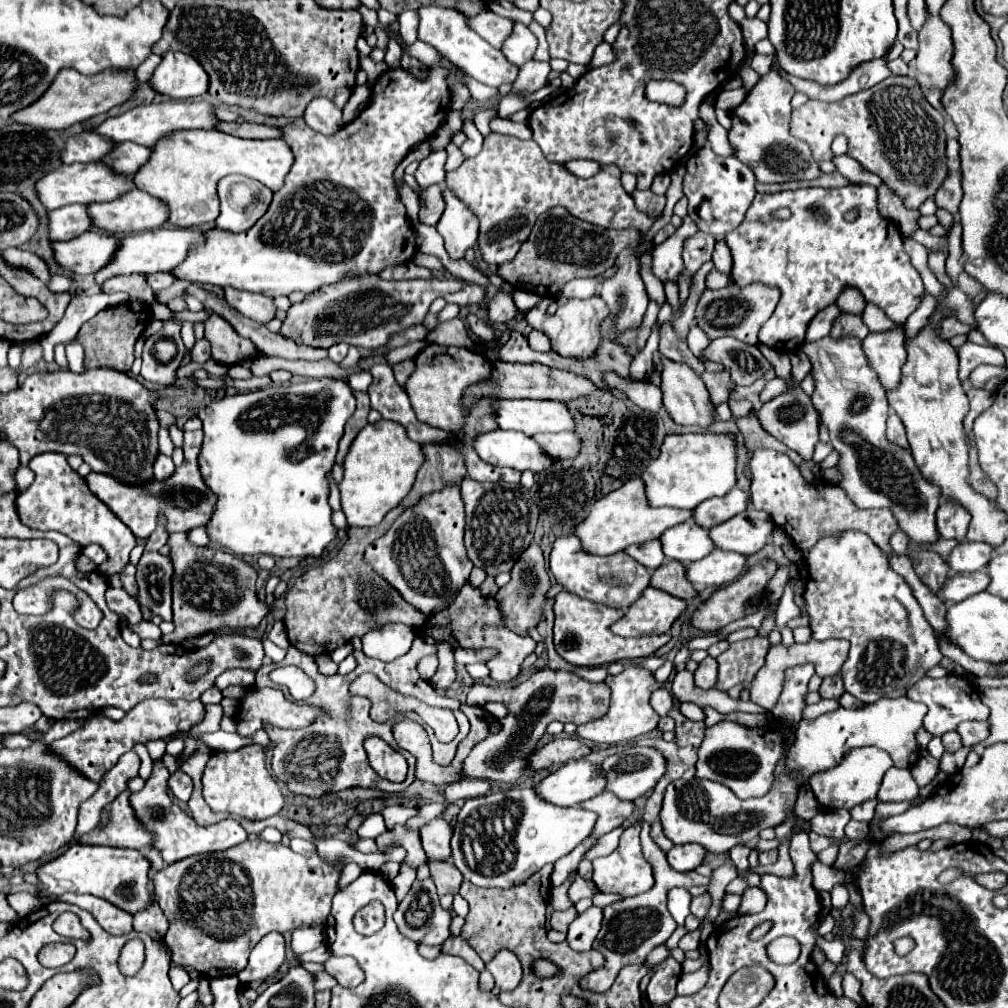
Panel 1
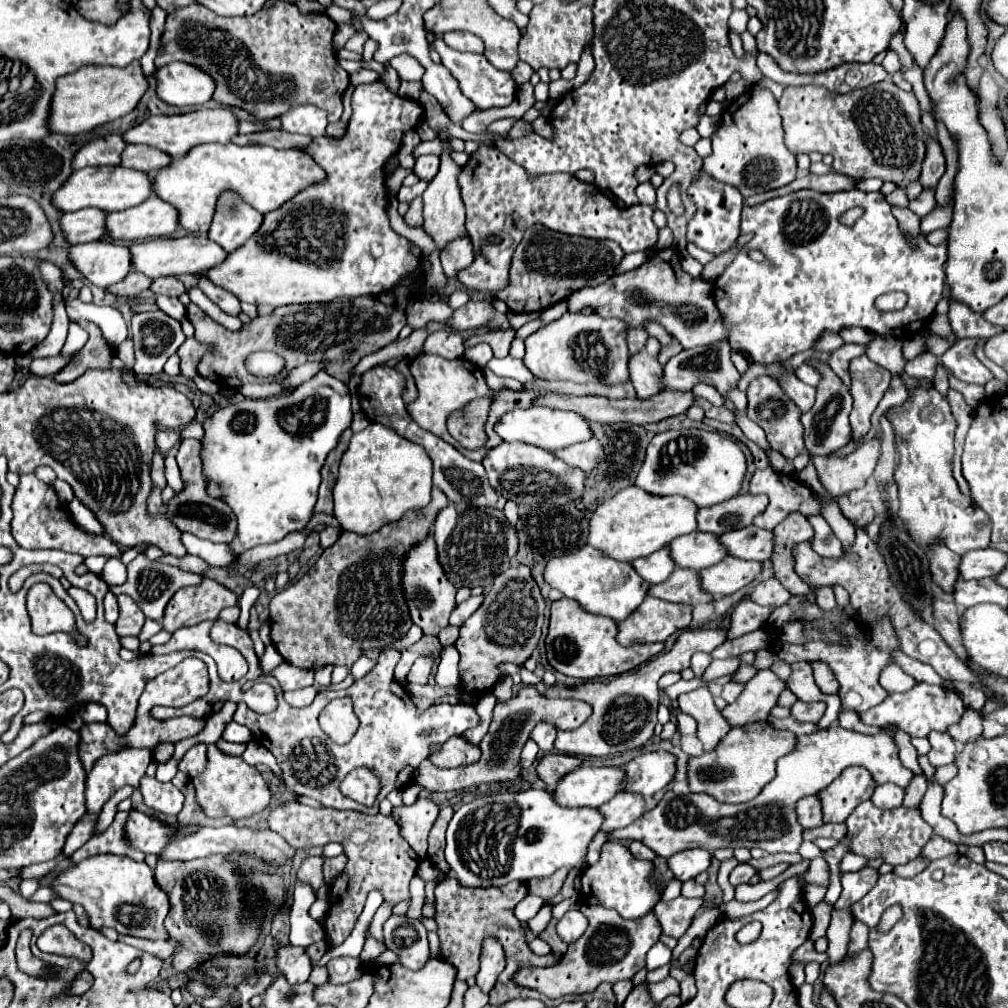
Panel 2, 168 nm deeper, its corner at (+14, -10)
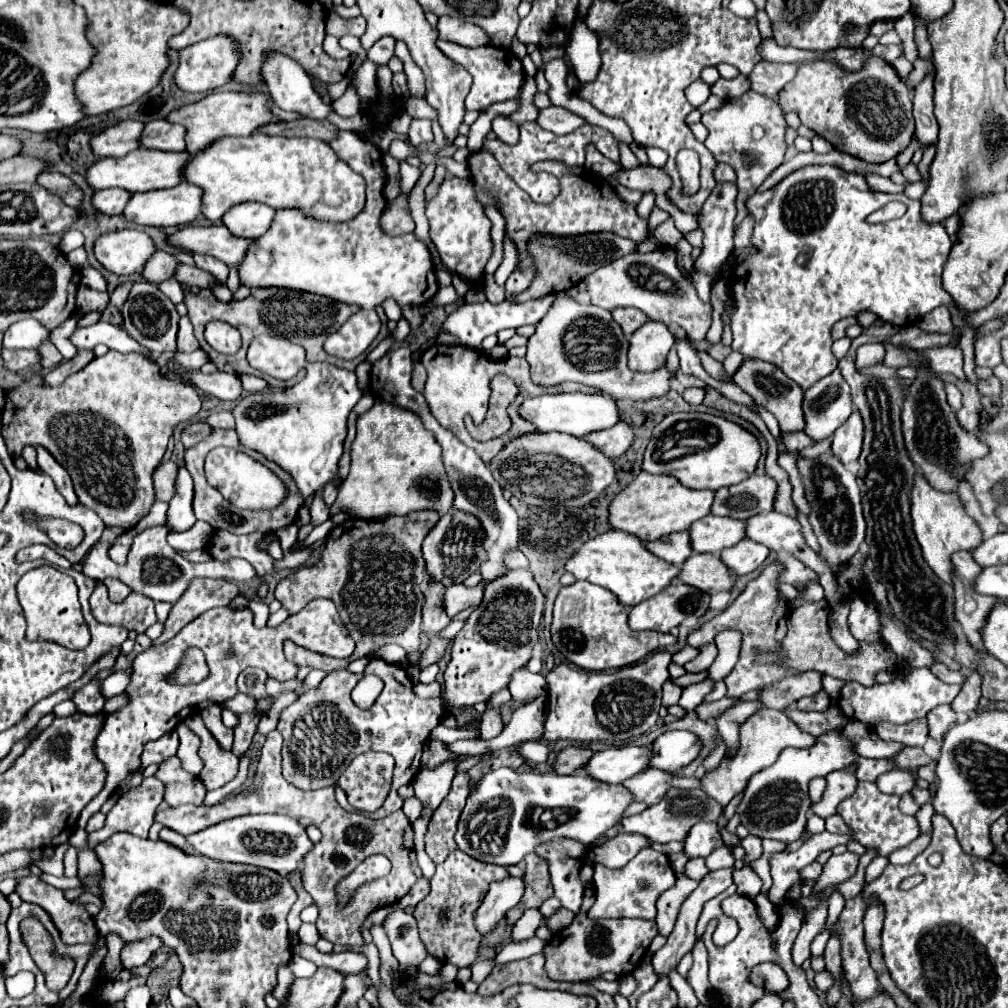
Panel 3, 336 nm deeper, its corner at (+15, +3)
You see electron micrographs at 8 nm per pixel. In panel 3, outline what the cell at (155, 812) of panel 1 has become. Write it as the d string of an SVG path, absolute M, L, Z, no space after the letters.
M258 814L240 816L236 820L224 820L224 824L214 824L204 832L188 836L188 842L194 846L196 852L204 856L270 868L282 876L296 872L300 860L306 856L306 852L312 850L312 842L306 834L306 828L286 814Z

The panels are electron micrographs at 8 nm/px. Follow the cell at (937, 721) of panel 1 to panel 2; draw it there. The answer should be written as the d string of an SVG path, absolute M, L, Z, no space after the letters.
M917 683L907 693L887 695L887 699L881 705L869 709L867 713L861 713L861 719L867 725L887 725L887 723L893 723L901 731L909 733L911 737L927 737L931 731L941 731L941 733L947 731L947 727L957 723L963 717L965 711L967 711L967 707L961 701L959 693L955 693L951 689L945 689L945 687L937 687L937 685Z

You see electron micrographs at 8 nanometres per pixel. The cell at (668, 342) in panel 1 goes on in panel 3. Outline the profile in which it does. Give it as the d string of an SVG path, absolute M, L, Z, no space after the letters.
M614 308L612 318L622 326L626 338L632 336L632 332L638 328L638 324L648 322L648 316L636 308Z

